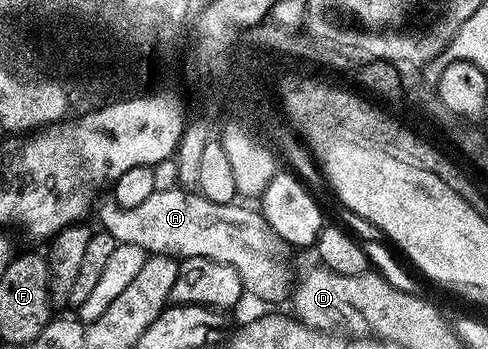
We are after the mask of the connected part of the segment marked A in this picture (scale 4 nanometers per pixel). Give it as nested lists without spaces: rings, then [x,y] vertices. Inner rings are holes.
[[[177,186],[170,190],[155,190],[146,202],[141,202],[132,209],[124,209],[112,198],[108,198],[100,208],[99,227],[111,234],[117,244],[134,244],[146,254],[173,258],[210,258],[226,266],[234,266],[234,270],[238,270],[238,278],[242,278],[245,293],[249,297],[252,295],[260,300],[287,301],[290,296],[290,284],[288,288],[288,266],[284,262],[286,245],[278,238],[278,234],[274,234],[274,230],[259,210],[255,207],[247,208],[240,203],[244,202],[231,204],[210,202],[205,196],[193,194]]]

